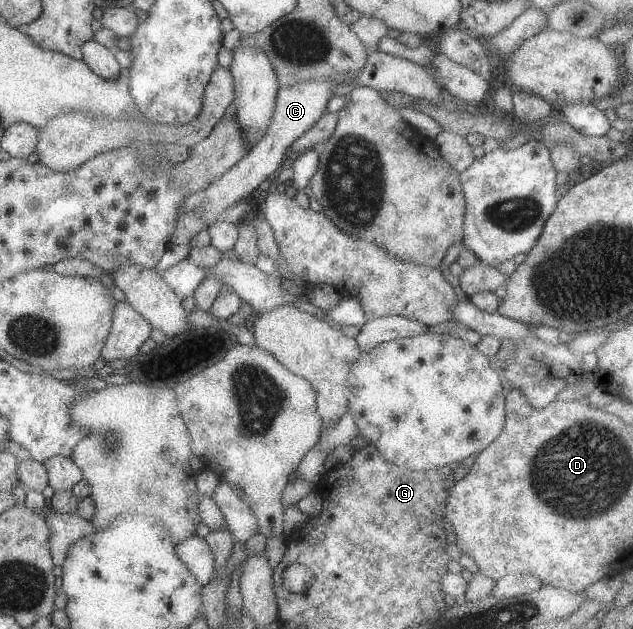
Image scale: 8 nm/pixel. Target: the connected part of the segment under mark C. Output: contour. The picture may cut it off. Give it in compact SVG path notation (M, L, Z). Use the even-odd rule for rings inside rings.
M305 82L305 84L295 84L291 88L277 88L273 114L269 118L265 134L236 164L233 164L218 180L211 182L203 190L205 200L199 208L195 208L195 215L207 225L213 222L214 218L219 216L225 208L257 193L259 184L274 177L279 170L280 162L285 158L293 140L309 130L326 112L326 108L332 108L333 86L335 82Z

